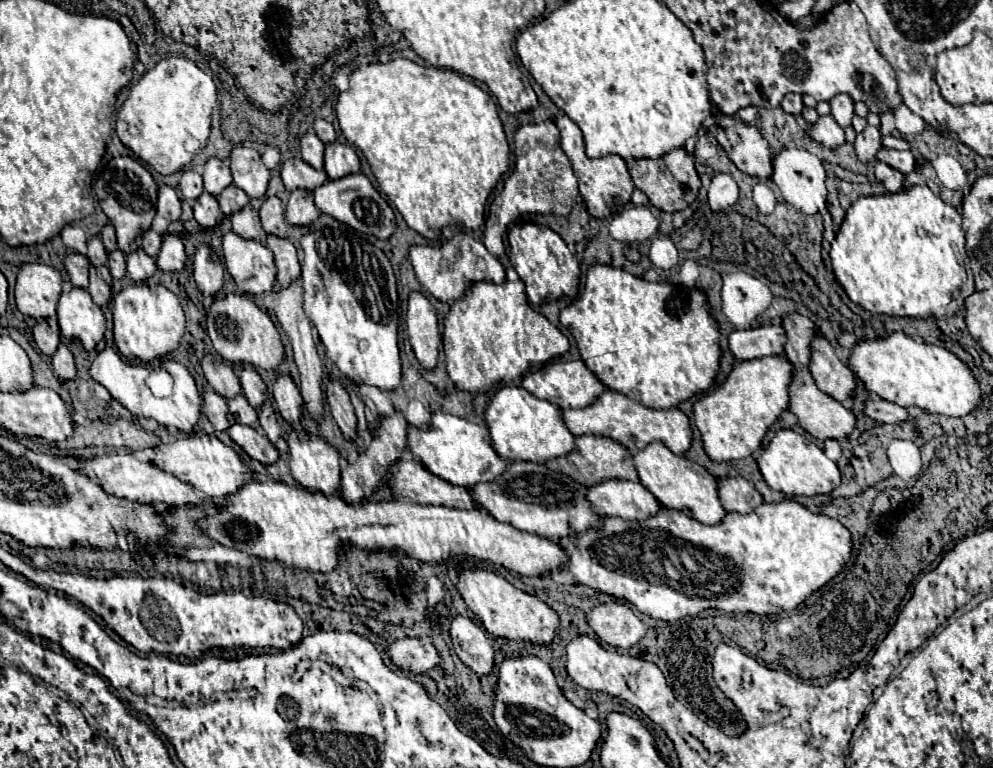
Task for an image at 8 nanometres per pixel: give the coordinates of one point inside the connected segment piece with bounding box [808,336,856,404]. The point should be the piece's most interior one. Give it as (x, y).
(831, 375)

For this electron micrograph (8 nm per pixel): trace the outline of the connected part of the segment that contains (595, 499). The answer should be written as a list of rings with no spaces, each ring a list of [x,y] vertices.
[[[604,480],[586,488],[586,500],[598,516],[620,516],[622,520],[646,520],[660,510],[658,500],[638,482]]]

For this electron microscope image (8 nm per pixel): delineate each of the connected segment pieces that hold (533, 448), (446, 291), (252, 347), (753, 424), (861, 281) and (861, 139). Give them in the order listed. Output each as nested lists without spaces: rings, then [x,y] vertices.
[[[500,388],[496,396],[486,404],[484,422],[490,432],[490,444],[506,462],[536,462],[544,464],[546,460],[566,456],[576,448],[574,436],[564,426],[560,408],[534,398],[522,388]]]
[[[460,230],[442,246],[412,246],[410,248],[410,262],[416,272],[418,282],[440,302],[458,300],[464,294],[464,288],[476,280],[488,280],[494,284],[504,284],[506,274],[504,266],[496,256],[492,256],[480,240],[472,234]]]
[[[226,294],[224,298],[214,298],[214,302],[206,310],[208,316],[208,336],[216,352],[228,362],[250,362],[256,368],[276,368],[284,358],[284,348],[280,342],[280,334],[270,320],[270,316],[260,310],[254,300],[246,294]]]
[[[782,356],[736,362],[728,378],[694,402],[694,424],[702,436],[704,452],[714,462],[746,458],[758,450],[768,426],[788,408],[788,384],[794,366]]]
[[[912,186],[898,194],[866,196],[856,200],[832,242],[830,258],[836,280],[848,298],[868,312],[908,318],[950,318],[974,292],[974,277],[966,254],[966,236],[958,210],[942,202],[928,186]]]
[[[866,126],[854,140],[856,154],[862,162],[870,162],[876,158],[878,150],[882,148],[882,132],[878,126]]]

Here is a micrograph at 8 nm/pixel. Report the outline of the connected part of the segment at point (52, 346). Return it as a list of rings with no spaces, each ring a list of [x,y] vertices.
[[[40,320],[32,332],[34,332],[34,342],[40,348],[40,352],[46,356],[52,356],[60,344],[60,334],[54,332],[46,320]]]

